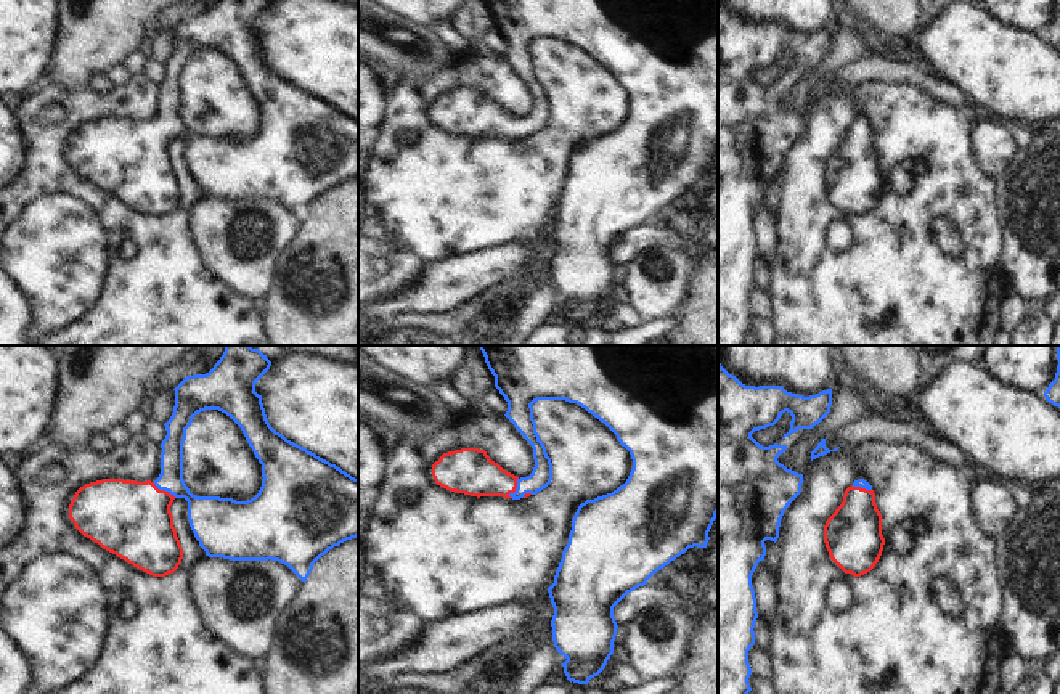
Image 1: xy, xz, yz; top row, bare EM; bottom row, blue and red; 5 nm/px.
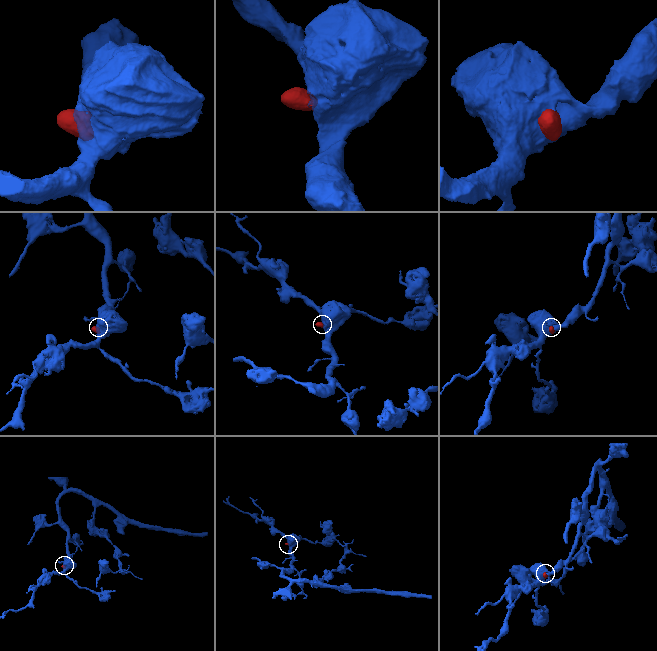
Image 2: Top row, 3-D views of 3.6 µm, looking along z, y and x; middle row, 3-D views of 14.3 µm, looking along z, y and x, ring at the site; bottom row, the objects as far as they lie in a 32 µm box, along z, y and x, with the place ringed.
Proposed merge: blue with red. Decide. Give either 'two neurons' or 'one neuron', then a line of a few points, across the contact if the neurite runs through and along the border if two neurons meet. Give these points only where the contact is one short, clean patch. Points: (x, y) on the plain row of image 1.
one neuron; line xy (206, 155), (179, 129), (164, 129), (132, 159)

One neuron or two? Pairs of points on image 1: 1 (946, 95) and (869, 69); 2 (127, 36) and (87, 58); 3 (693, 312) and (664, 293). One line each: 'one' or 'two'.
1: one
2: one
3: two

